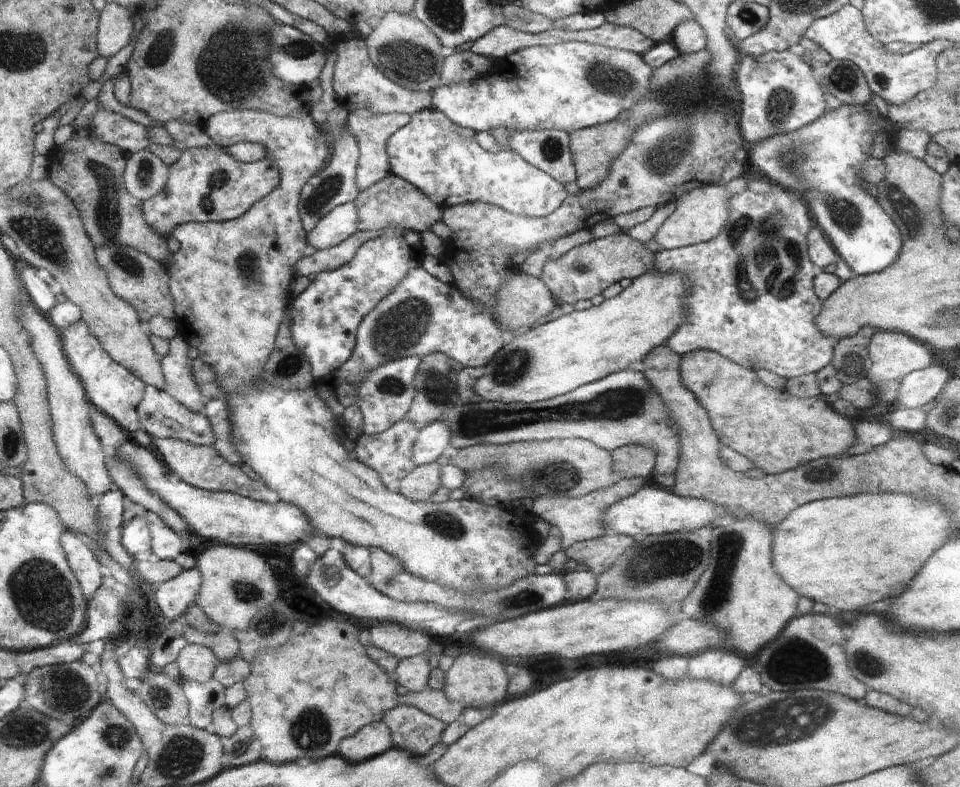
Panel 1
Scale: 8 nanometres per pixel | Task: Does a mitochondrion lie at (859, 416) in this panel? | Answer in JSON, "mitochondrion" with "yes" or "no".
{"mitochondrion":"no"}

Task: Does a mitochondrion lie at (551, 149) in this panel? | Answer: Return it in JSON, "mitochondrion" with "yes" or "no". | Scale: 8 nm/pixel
{"mitochondrion":"yes"}

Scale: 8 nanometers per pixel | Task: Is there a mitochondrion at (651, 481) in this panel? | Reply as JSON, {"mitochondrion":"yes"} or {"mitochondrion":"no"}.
{"mitochondrion":"no"}

